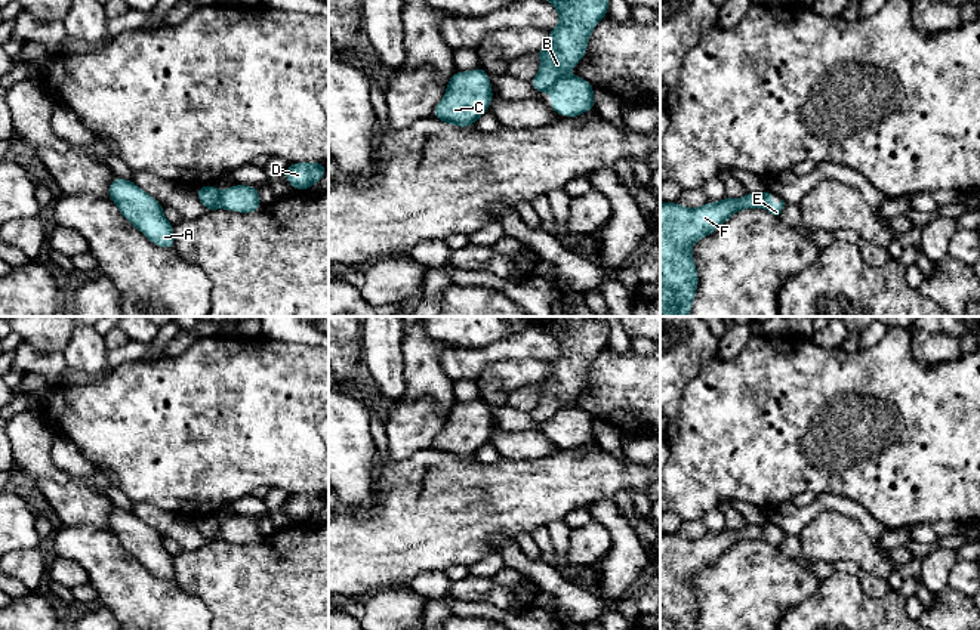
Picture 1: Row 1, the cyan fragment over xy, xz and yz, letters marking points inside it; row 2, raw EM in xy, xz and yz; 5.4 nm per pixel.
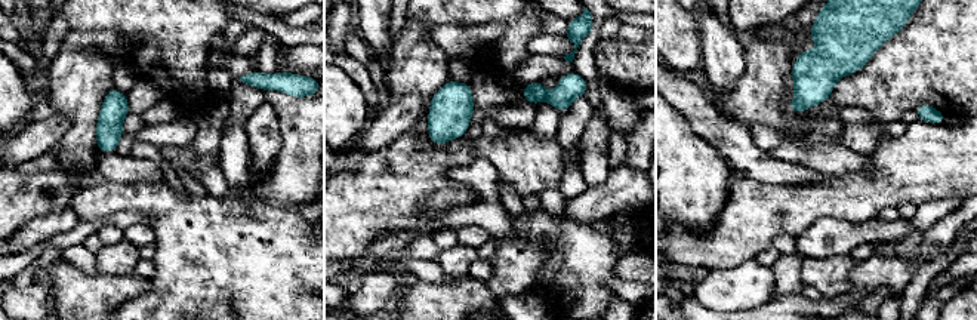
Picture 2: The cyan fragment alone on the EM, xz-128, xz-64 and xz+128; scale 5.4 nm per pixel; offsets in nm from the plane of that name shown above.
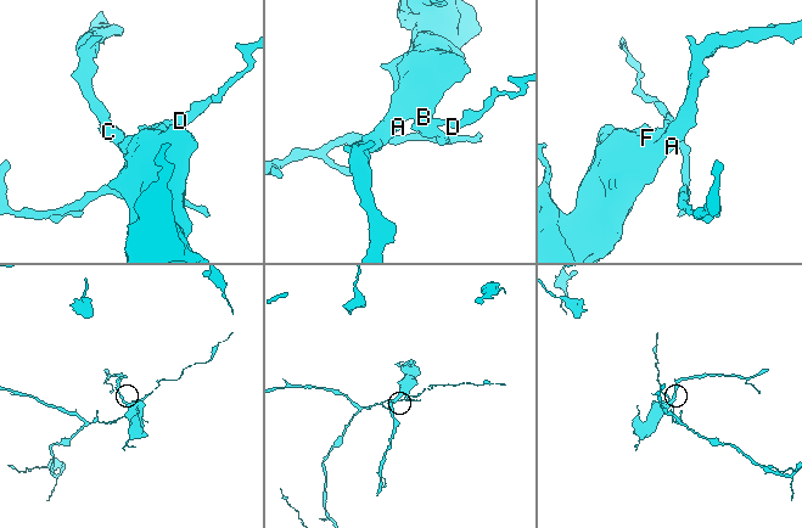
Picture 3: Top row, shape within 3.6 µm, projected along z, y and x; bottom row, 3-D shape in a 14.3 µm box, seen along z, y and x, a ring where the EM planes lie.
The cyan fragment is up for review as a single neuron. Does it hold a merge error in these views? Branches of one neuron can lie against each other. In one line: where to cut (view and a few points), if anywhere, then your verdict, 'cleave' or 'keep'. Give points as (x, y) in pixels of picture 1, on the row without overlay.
cut in xy along (221, 524), (218, 539); cleave

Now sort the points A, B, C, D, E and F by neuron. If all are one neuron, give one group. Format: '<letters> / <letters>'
A B C F / D E

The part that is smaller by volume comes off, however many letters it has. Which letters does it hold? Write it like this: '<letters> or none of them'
A, B, C, F

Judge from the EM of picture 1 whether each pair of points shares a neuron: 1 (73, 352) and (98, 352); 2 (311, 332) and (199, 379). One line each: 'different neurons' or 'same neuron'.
1: same neuron
2: different neurons

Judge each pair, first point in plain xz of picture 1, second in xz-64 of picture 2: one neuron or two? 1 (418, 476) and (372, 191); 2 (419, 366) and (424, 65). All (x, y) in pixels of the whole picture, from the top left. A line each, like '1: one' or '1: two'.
1: one
2: one

